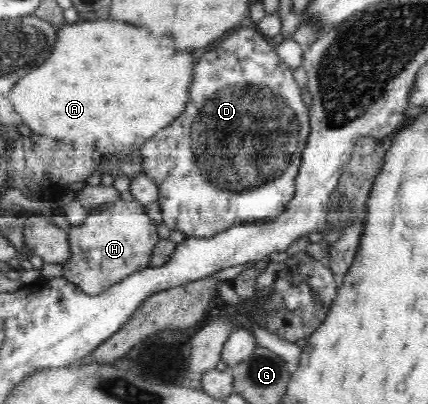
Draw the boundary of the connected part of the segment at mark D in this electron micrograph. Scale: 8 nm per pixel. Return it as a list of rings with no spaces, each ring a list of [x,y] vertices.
[[[249,27],[239,28],[223,42],[217,43],[213,51],[205,53],[195,65],[195,77],[191,85],[191,101],[187,103],[185,115],[175,119],[163,131],[155,133],[151,139],[144,141],[140,149],[142,157],[141,173],[148,175],[158,185],[158,203],[161,208],[163,223],[173,231],[181,231],[188,237],[210,238],[237,224],[266,222],[279,217],[295,193],[295,180],[302,162],[302,153],[310,134],[310,114],[305,107],[301,88],[295,83],[293,69],[282,62],[272,39],[267,39],[258,31]]]

